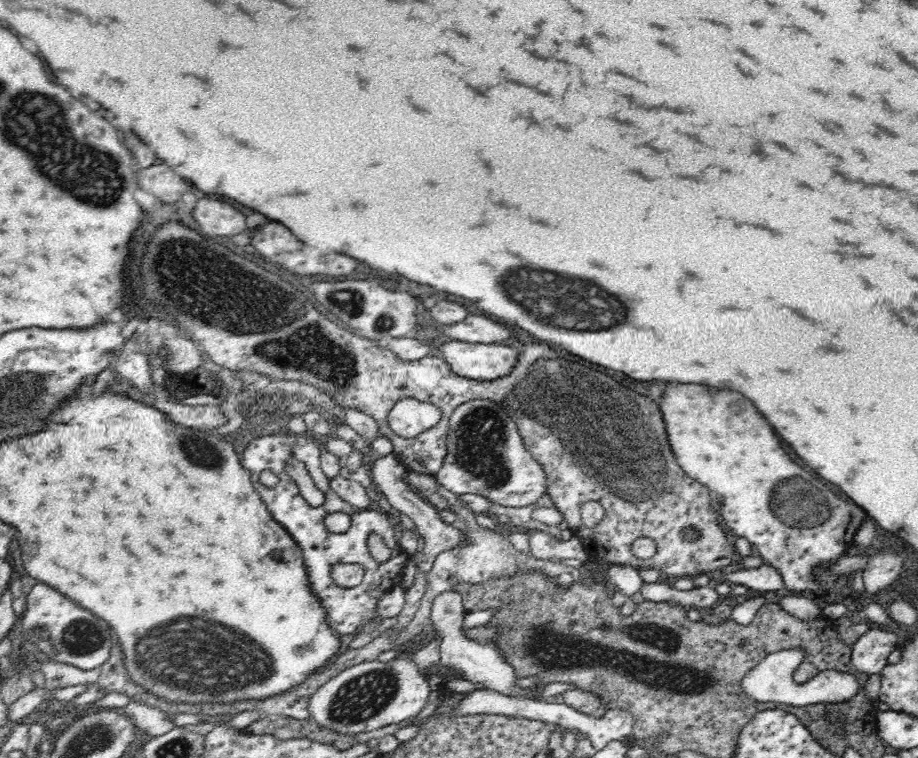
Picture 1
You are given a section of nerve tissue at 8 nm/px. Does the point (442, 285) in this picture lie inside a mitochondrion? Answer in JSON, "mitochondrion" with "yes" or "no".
{"mitochondrion":"no"}

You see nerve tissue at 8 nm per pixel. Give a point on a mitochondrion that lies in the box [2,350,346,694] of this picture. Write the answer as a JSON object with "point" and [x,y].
{"point":[82,638]}

